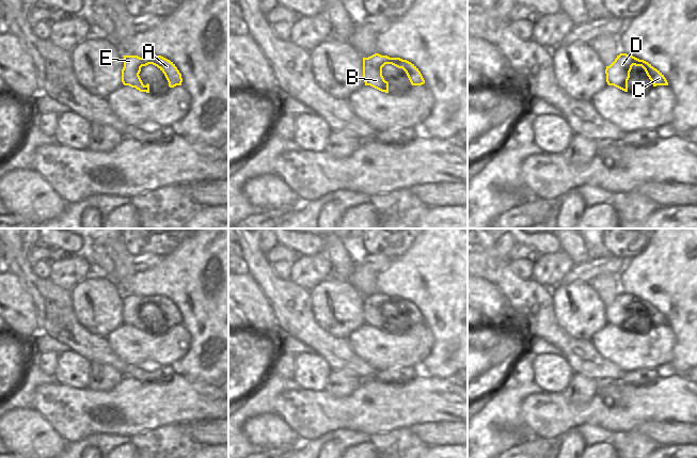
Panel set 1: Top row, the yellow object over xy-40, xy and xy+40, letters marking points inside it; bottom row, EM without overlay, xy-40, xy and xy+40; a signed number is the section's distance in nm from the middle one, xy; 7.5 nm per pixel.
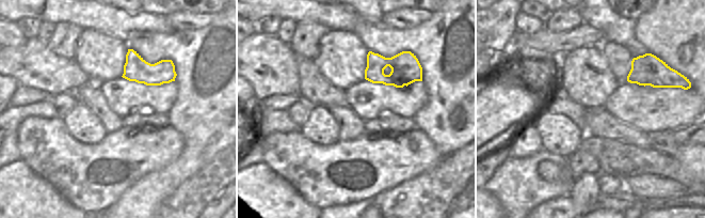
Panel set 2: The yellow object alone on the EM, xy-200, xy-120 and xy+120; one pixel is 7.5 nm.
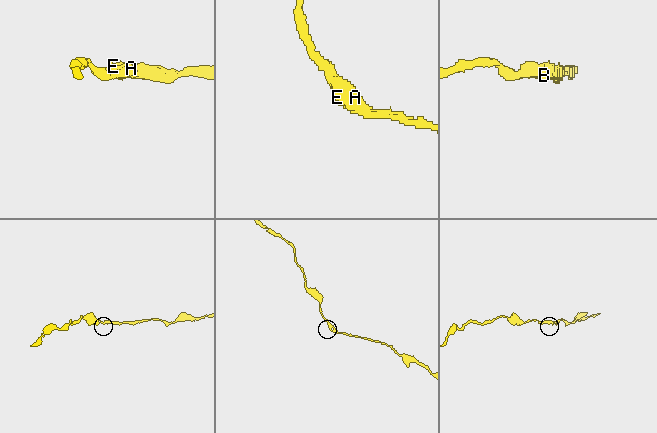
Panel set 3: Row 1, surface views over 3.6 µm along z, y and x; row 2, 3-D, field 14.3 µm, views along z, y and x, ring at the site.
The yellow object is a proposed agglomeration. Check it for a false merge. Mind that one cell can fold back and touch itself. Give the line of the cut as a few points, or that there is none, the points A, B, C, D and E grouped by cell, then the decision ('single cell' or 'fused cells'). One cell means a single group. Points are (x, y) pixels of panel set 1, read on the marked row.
cut none; groups A B C D E; single cell

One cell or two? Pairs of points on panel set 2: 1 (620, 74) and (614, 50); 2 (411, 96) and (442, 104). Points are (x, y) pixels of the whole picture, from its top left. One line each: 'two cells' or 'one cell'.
1: one cell
2: two cells

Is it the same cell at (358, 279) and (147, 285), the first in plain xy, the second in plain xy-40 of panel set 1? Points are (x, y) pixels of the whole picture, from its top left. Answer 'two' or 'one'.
two

